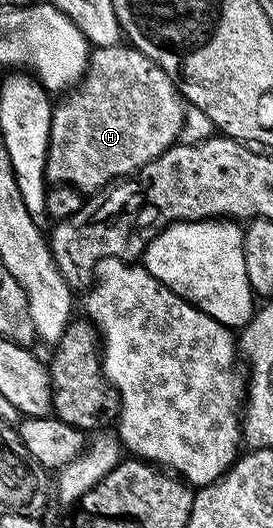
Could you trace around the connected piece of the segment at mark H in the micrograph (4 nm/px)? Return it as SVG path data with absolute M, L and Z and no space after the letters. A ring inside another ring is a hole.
M124 42L92 48L83 76L75 87L55 101L45 164L47 179L52 184L69 184L79 192L91 194L108 187L117 178L139 173L154 158L177 143L184 126L185 111L172 77L166 75L153 60L146 58L146 54Z

